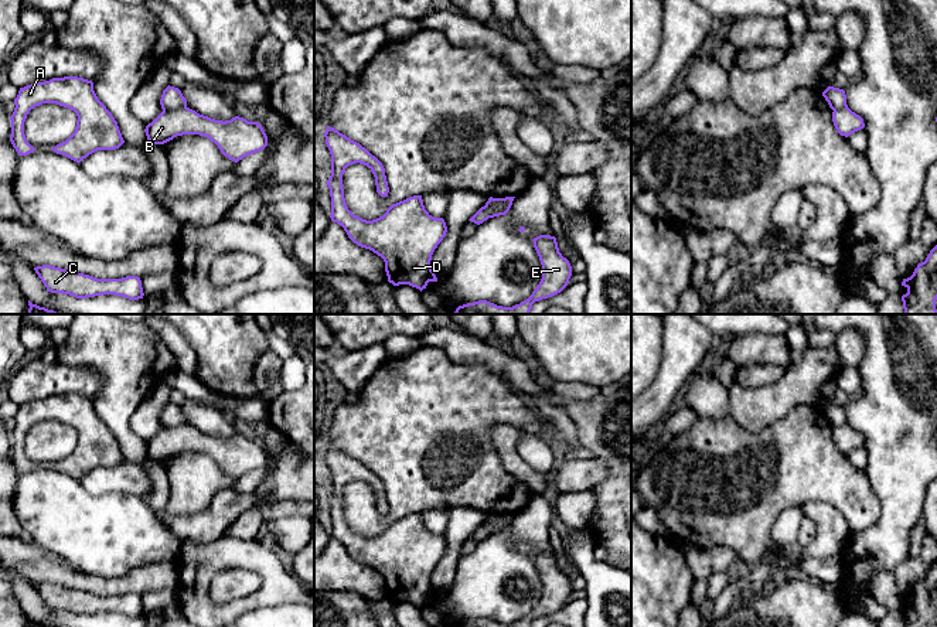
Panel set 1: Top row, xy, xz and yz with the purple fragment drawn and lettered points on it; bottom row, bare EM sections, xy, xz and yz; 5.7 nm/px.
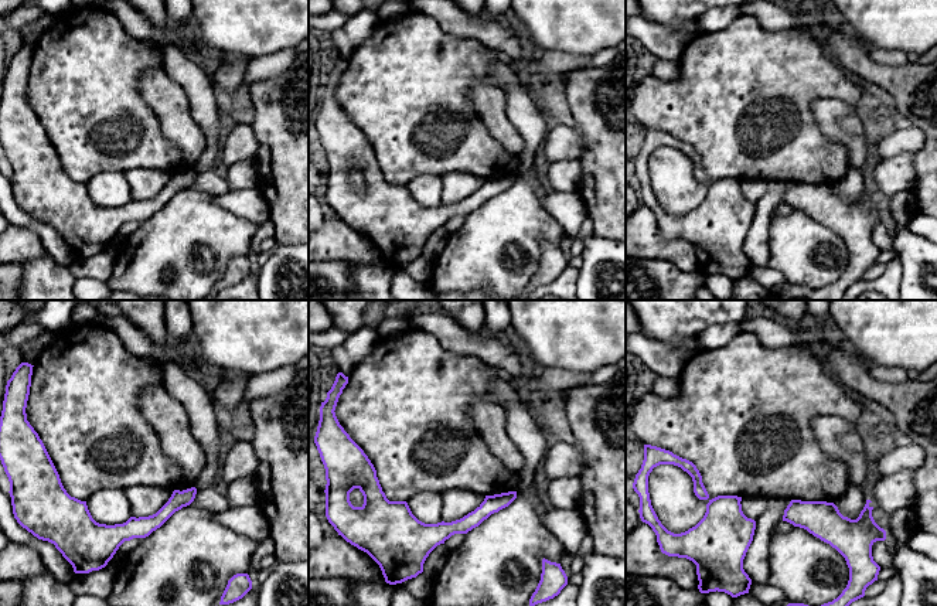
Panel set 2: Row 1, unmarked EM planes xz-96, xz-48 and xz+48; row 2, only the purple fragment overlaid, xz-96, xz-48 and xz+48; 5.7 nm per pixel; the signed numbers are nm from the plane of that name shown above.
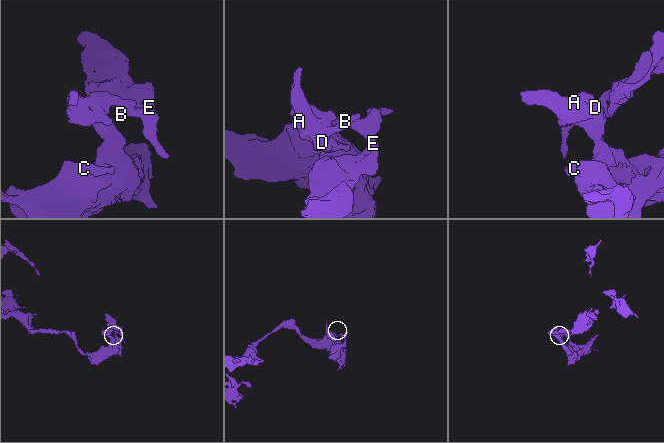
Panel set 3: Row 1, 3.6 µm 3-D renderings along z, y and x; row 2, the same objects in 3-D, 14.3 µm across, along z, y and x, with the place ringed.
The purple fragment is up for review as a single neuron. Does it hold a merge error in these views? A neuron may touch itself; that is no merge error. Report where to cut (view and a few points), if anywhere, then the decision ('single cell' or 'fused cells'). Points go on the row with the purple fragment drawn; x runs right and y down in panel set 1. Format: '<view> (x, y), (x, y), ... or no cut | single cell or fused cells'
xz (511, 200), (497, 204), (489, 217) | fused cells

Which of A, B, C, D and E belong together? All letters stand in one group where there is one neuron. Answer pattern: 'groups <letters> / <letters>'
groups A C D / B E

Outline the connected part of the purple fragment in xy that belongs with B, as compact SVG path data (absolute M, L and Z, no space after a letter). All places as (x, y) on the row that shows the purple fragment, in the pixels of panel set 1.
M190 108L161 112L144 132L147 140L154 144L164 144L183 134L208 137L235 163L268 146L268 136L258 122L248 122L239 116L225 122L215 120Z

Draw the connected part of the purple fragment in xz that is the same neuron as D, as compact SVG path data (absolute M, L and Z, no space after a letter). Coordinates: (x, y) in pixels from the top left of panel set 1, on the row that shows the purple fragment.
M327 126L324 137L331 154L331 176L326 183L330 188L331 197L331 221L341 225L354 243L372 251L384 259L388 282L393 286L409 284L422 292L429 282L437 282L430 260L435 249L446 236L447 226L444 219L435 218L425 209L422 195L413 195L392 204L382 217L372 221L354 215L348 209L344 198L343 174L345 168L355 163L367 166L375 177L376 192L381 197L388 197L389 187L385 168L365 147L334 127Z

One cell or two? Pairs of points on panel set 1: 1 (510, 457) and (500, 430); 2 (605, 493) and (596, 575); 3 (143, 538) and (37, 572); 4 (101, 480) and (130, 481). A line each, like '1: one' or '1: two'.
1: one
2: two
3: two
4: one

